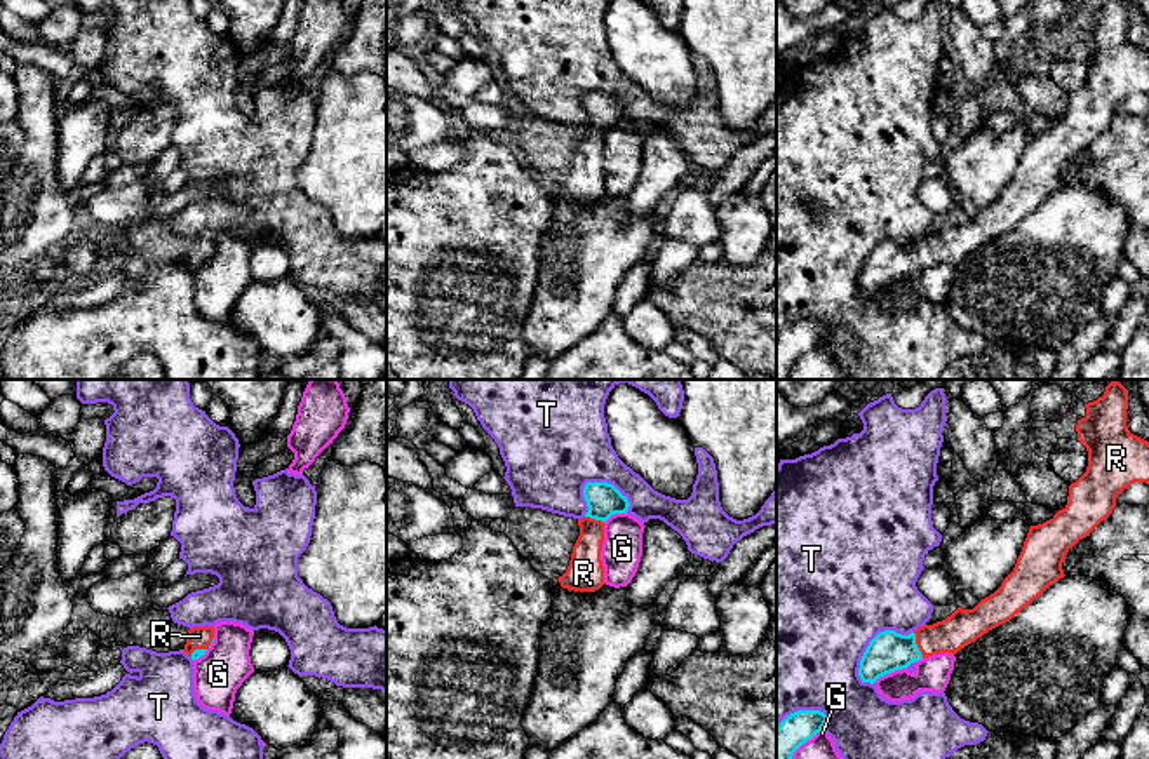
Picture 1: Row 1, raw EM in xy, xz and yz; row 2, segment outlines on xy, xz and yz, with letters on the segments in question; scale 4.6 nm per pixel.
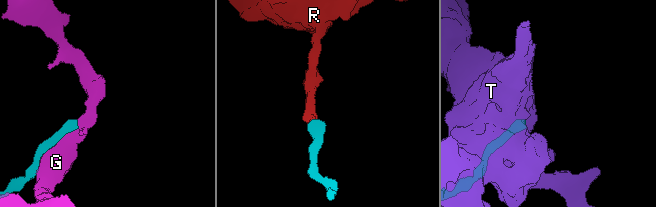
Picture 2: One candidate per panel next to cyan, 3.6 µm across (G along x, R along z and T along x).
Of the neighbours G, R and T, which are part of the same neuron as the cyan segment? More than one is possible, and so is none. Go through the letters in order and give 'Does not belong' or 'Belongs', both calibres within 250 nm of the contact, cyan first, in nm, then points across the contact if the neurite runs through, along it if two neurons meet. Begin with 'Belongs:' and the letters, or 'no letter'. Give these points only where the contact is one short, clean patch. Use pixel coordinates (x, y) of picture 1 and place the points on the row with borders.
Belongs: R
G: Does not belong. Thickness 190 nm (cyan) against 160 nm
R: Belongs. Thickness 190 nm (cyan) against 160 nm. Path across: yz (888, 651), (900, 651), (916, 644), (949, 636), (963, 627)
T: Does not belong. Thickness 190 nm (cyan) against 500 nm

